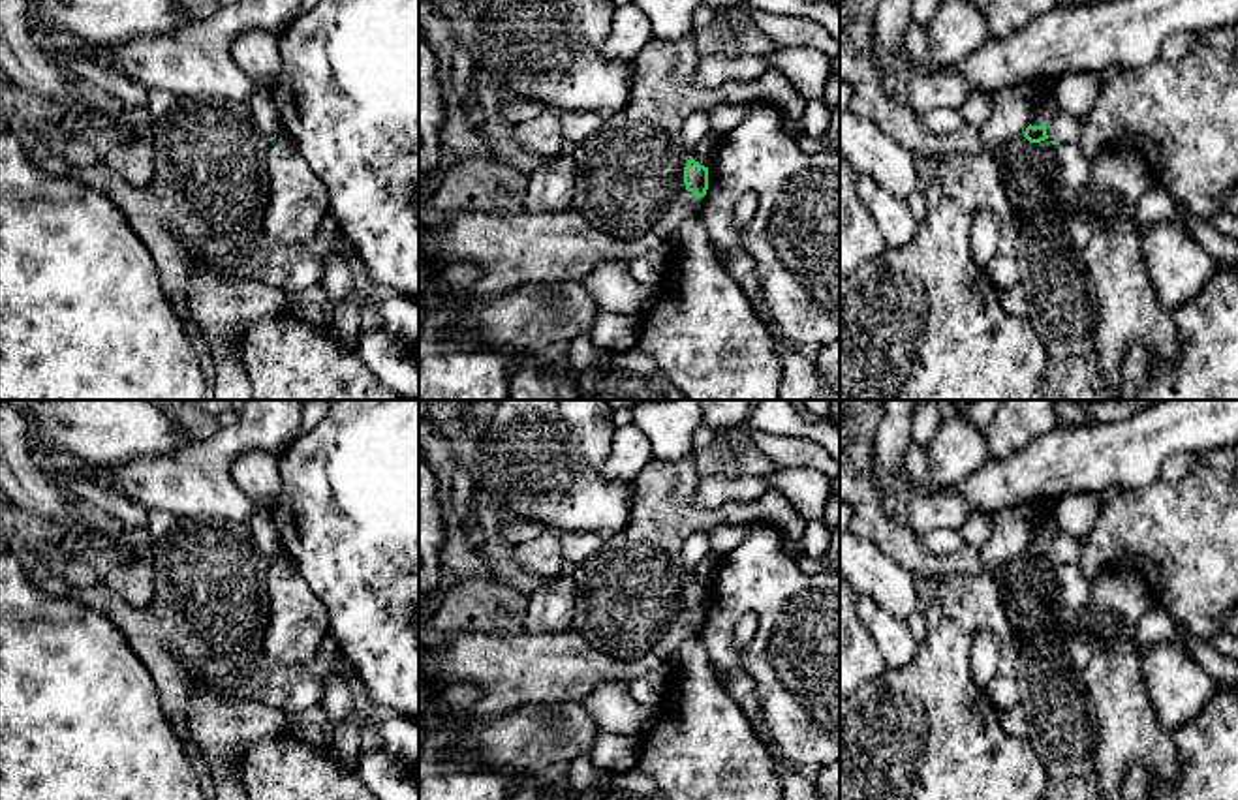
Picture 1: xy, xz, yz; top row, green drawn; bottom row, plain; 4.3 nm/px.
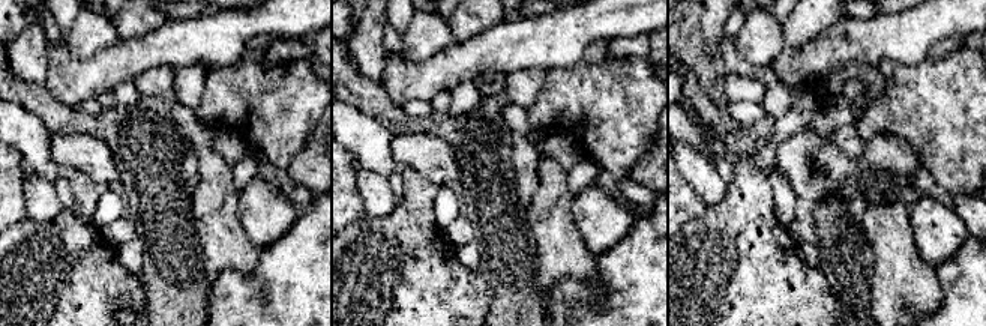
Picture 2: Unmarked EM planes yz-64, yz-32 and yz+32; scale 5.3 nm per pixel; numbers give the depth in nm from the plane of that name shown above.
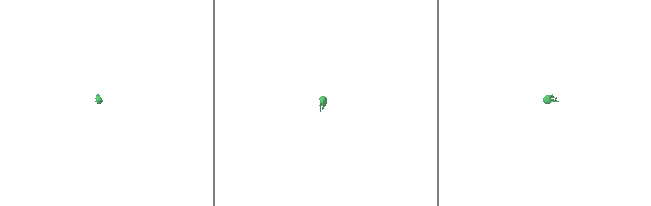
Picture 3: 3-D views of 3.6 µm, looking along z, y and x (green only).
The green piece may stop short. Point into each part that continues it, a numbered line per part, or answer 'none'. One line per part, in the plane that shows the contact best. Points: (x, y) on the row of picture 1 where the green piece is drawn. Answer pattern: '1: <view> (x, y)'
1: yz (1062, 128)

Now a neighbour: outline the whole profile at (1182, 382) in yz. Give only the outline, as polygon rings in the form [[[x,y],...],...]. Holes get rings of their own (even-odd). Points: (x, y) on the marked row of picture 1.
[[[1238,263],[1217,269],[1212,282],[1185,306],[1172,312],[1180,336],[1180,359],[1170,372],[1152,364],[1150,351],[1135,344],[1123,359],[1123,381],[1116,400],[1238,400]]]

